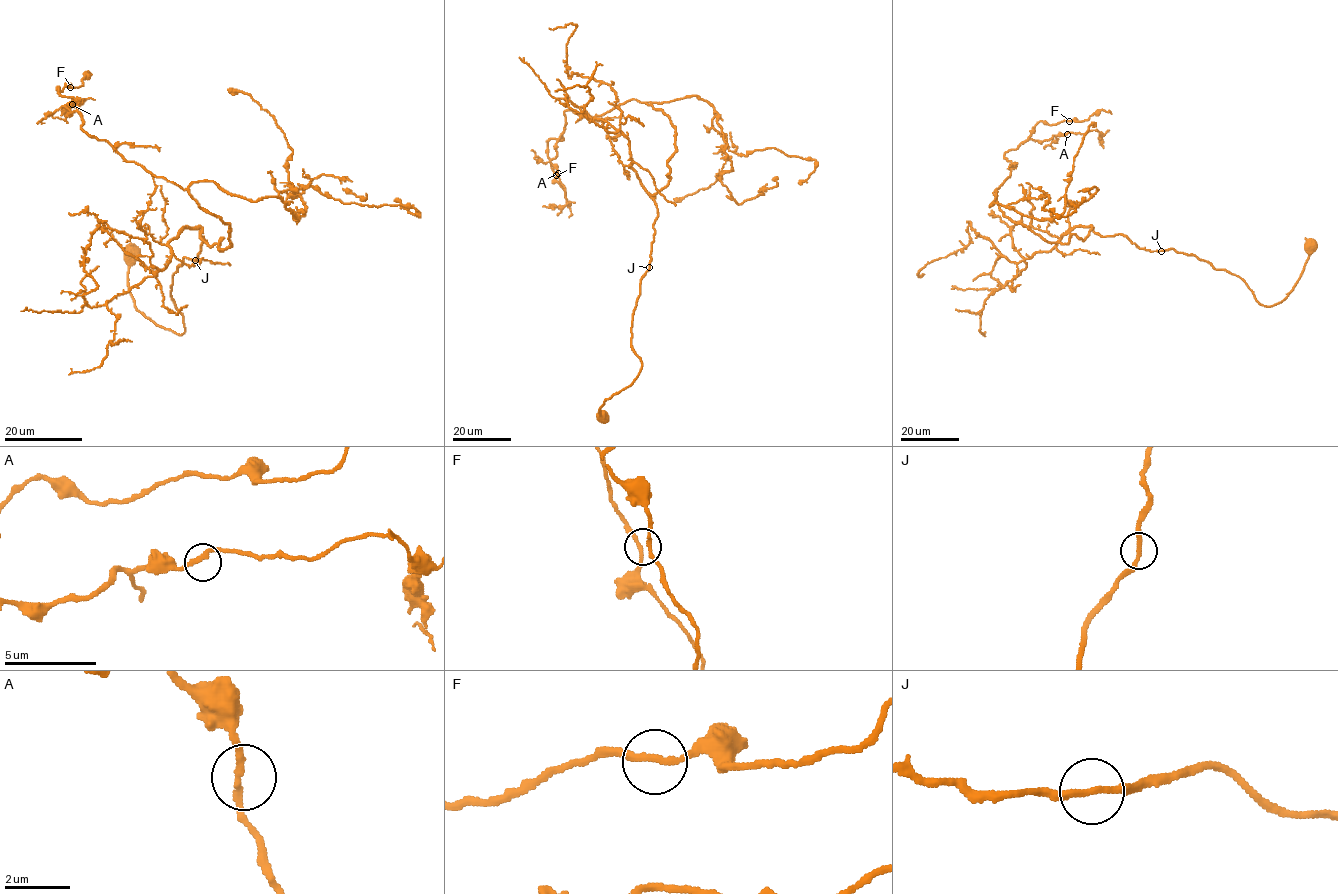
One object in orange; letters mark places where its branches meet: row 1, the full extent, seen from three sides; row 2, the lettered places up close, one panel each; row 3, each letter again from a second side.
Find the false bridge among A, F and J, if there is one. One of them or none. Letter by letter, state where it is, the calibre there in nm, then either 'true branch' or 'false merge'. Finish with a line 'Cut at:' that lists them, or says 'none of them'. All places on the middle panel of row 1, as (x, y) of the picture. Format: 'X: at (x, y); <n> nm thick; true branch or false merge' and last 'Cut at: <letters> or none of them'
A: at (558, 173); 220 nm thick; true branch
F: at (556, 175); 200 nm thick; true branch
J: at (649, 267); 200 nm thick; true branch
Cut at: none of them

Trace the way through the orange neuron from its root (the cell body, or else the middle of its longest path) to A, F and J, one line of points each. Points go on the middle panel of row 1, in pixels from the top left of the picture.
A: (602, 416), (642, 367), (632, 315), (675, 128), (635, 99), (594, 117), (566, 109), (558, 173)
F: (602, 416), (642, 367), (632, 315), (675, 128), (635, 99), (566, 109), (547, 141), (556, 175)
J: (602, 416), (599, 409), (604, 401), (628, 387), (642, 367), (631, 345), (631, 321), (640, 280), (650, 267)

